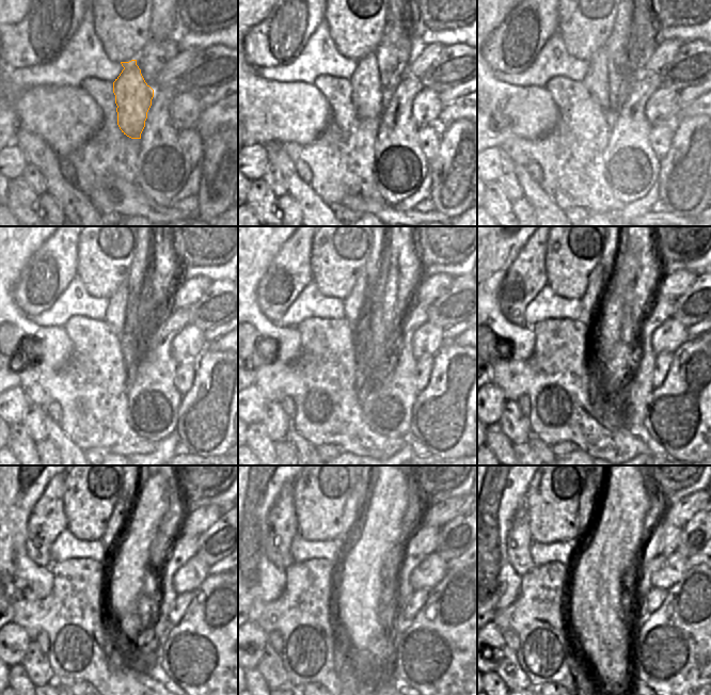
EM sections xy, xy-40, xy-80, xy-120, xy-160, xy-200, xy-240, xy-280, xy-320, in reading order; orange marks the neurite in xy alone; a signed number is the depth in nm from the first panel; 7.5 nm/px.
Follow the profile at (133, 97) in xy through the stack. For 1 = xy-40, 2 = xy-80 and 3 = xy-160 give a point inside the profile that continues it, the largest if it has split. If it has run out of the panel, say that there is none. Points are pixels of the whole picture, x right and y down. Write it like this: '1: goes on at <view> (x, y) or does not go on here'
1: goes on at xy-40 (369, 98)
2: goes on at xy-80 (596, 80)
3: goes on at xy-160 (354, 304)

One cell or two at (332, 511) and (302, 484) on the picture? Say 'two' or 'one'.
one

